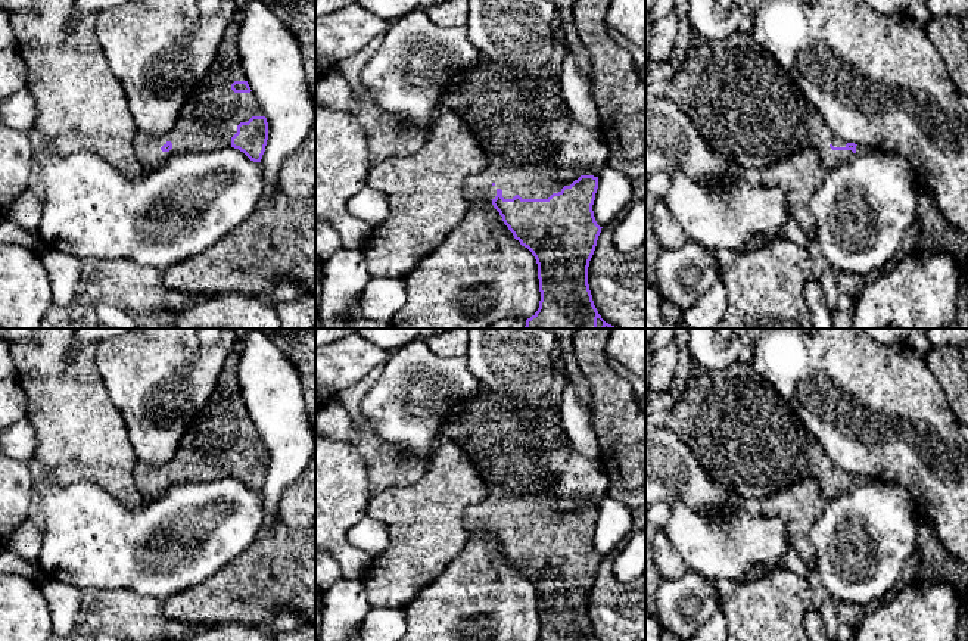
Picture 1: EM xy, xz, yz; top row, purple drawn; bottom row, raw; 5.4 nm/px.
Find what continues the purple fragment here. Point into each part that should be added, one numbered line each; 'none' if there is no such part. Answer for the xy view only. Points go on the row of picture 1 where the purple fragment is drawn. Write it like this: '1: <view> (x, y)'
1: xy (208, 120)

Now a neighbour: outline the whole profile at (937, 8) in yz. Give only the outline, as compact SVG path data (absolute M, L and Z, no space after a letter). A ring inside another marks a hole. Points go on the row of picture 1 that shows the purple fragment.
M928 0L933 18L955 16L961 21L968 46L968 0Z

